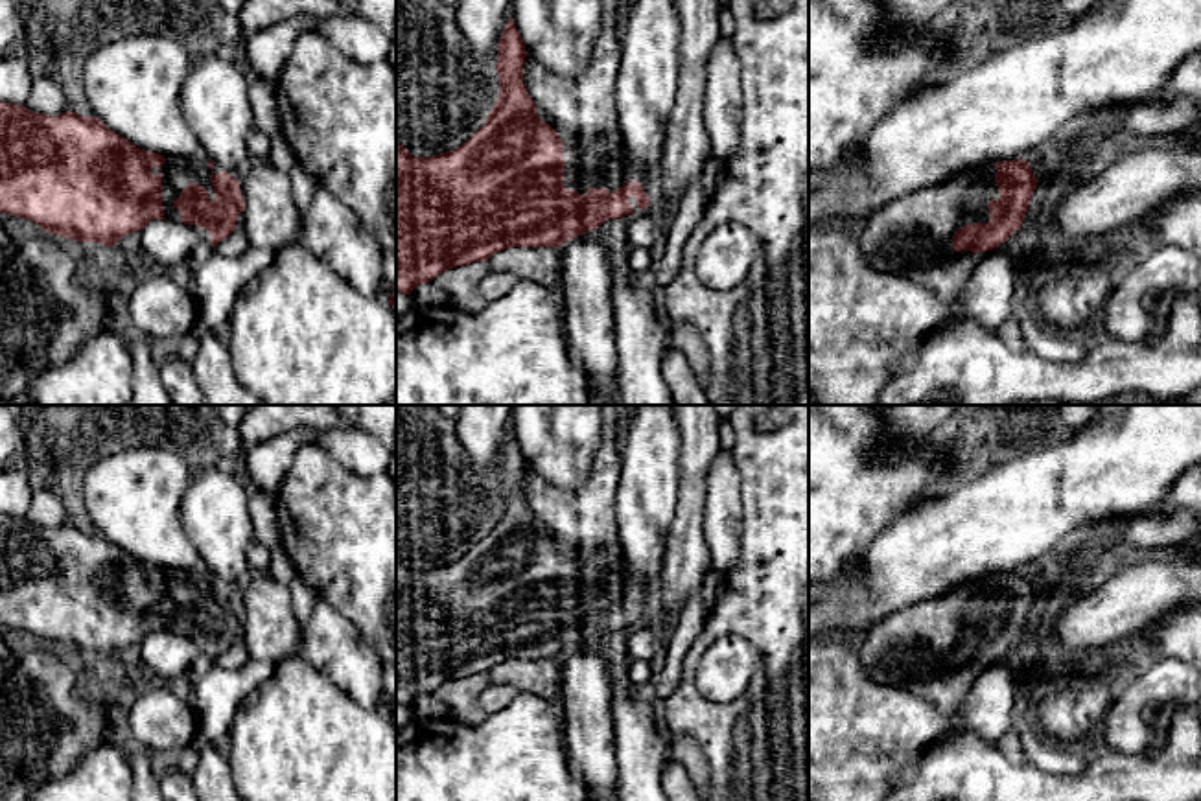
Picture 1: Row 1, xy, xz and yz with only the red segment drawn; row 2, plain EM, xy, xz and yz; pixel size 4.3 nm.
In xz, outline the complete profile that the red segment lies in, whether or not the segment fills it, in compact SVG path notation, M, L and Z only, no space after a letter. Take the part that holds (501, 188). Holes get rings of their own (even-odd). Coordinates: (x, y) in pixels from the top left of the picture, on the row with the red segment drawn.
M512 17L497 42L499 94L484 123L457 149L413 157L403 144L396 147L396 291L411 295L418 284L431 282L446 269L486 261L514 247L560 247L608 219L634 215L648 208L648 177L634 168L621 138L595 138L588 147L562 142L558 133L536 114L536 103L523 85L527 52Z

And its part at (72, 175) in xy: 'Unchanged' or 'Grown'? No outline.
Grown

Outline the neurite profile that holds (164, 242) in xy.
M151 219L142 228L142 247L146 260L147 265L155 269L168 269L171 265L186 261L197 243L197 234L190 225L184 223Z

